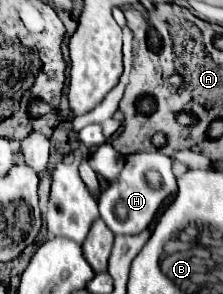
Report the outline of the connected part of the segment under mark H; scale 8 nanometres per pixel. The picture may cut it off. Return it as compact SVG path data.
M137 153L127 157L121 175L109 183L105 191L101 191L99 215L115 235L137 235L149 227L161 201L175 191L177 181L171 173L171 159L161 153Z

